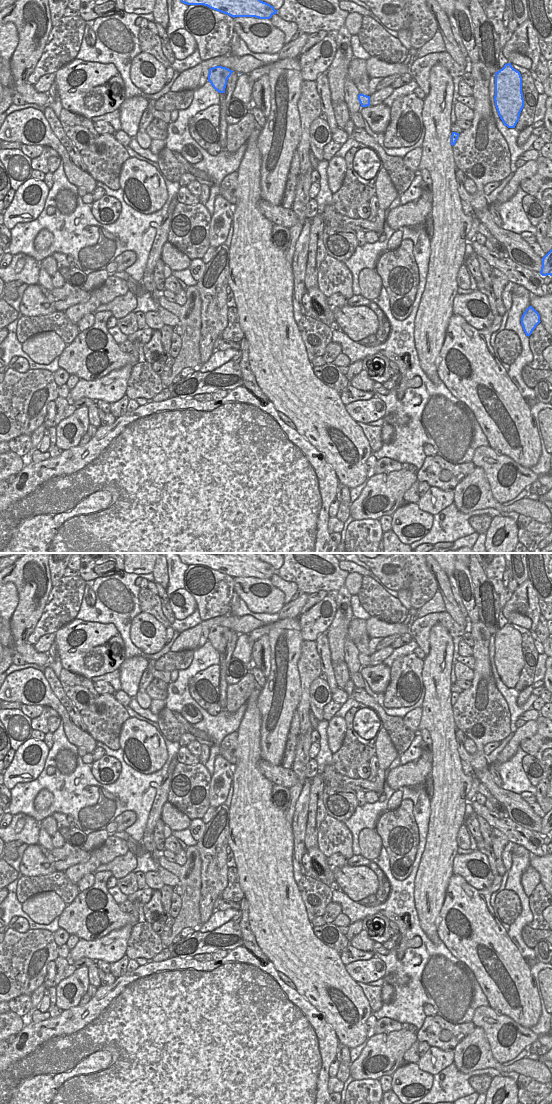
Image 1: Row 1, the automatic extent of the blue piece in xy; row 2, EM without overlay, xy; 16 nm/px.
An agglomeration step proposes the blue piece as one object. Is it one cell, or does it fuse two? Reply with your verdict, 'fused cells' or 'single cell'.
single cell

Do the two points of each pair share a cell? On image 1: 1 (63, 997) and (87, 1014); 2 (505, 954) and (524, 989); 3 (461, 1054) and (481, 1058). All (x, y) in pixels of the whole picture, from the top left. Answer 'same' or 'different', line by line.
1: different
2: same
3: same

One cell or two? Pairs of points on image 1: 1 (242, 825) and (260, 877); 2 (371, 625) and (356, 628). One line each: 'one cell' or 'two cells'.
1: one cell
2: two cells

